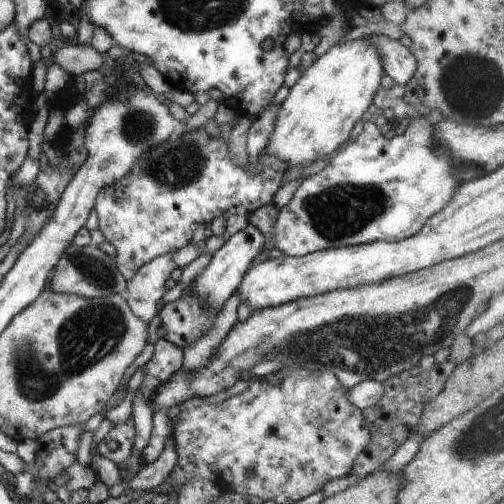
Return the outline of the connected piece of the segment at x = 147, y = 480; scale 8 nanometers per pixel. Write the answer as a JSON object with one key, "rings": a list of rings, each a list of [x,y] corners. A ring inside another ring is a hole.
{"rings":[[[173,436],[169,438],[165,446],[166,448],[160,452],[160,456],[154,462],[142,467],[128,482],[132,490],[151,492],[170,477],[170,472],[174,470],[177,462],[177,450],[176,447],[174,448]]]}

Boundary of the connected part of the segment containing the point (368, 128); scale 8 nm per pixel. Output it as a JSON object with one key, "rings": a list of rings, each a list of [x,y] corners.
{"rings":[[[419,116],[417,120],[407,119],[407,130],[401,136],[394,136],[392,139],[385,138],[374,124],[373,120],[364,123],[364,130],[352,144],[348,144],[346,148],[338,150],[331,155],[330,164],[326,168],[322,168],[320,172],[316,172],[313,176],[304,177],[304,181],[294,192],[292,200],[283,208],[279,208],[280,214],[276,218],[274,224],[274,242],[276,243],[275,249],[284,253],[286,257],[302,257],[309,253],[314,253],[322,250],[352,247],[355,245],[362,245],[367,243],[374,243],[377,241],[385,241],[386,243],[399,242],[409,237],[415,236],[426,225],[426,222],[434,215],[437,214],[444,206],[449,204],[454,192],[460,186],[460,181],[457,180],[457,173],[453,172],[453,165],[449,158],[449,153],[442,149],[433,138],[433,126],[428,123],[424,117]]]}

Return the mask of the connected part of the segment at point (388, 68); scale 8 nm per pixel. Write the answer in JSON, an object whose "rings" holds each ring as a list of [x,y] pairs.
{"rings":[[[383,35],[374,38],[375,43],[378,42],[377,48],[381,54],[385,74],[392,78],[397,86],[405,87],[412,80],[417,66],[409,48],[402,46],[399,40],[391,40]]]}

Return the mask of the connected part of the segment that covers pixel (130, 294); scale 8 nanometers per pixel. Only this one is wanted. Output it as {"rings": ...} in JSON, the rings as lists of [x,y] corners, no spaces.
{"rings":[[[173,254],[157,257],[144,264],[130,281],[126,281],[125,290],[120,294],[130,311],[146,324],[160,311],[166,280],[170,278],[170,272],[178,267],[172,260]]]}

